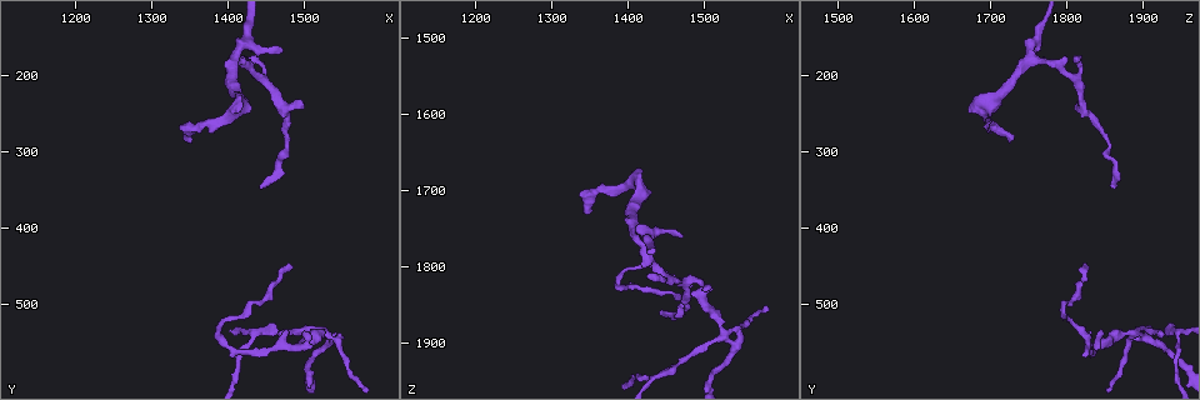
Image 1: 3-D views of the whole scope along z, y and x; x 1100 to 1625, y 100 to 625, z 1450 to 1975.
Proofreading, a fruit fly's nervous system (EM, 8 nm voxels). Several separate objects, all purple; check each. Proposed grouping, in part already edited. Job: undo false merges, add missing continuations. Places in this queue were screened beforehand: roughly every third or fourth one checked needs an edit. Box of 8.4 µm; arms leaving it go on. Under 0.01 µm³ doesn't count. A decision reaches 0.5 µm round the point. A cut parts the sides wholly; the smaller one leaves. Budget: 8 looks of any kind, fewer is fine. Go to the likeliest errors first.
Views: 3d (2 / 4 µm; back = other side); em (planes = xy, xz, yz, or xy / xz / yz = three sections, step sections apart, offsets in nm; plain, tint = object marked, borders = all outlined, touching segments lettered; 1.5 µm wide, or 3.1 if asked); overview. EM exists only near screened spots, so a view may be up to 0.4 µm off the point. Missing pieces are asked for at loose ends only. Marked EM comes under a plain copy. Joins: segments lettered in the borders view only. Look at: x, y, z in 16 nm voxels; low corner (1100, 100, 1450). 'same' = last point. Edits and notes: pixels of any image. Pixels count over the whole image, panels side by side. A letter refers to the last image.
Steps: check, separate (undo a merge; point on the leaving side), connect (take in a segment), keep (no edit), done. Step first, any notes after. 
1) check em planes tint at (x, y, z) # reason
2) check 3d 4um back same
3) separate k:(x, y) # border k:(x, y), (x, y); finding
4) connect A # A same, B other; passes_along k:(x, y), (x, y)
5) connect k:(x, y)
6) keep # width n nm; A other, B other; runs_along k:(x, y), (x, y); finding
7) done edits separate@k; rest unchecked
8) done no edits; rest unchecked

check em xz step 8 tint at (1440, 340, 1860) # branch stops here

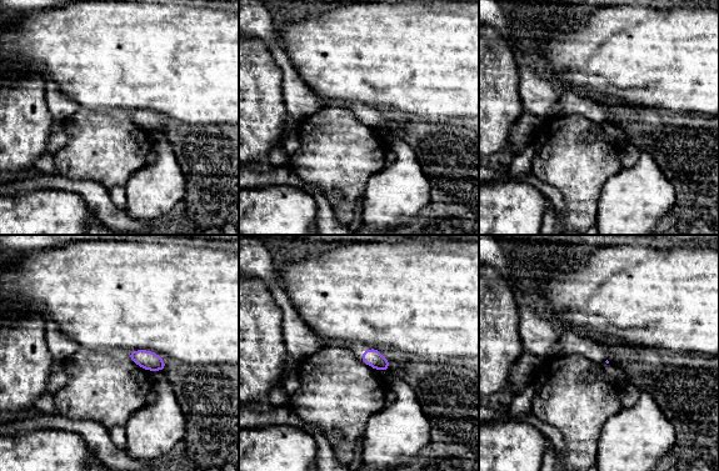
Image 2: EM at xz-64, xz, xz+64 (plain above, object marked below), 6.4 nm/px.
check em planes borders same

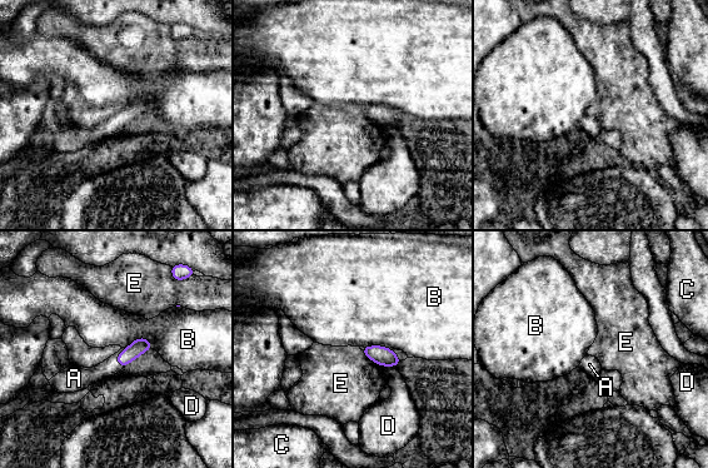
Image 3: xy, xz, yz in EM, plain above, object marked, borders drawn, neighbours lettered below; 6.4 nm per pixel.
connect A # width 100 nm; A same, B other, C other, D other, E other; passes_along 3:(139, 345), (116, 358), (83, 377); it goes on there

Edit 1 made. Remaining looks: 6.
check overview

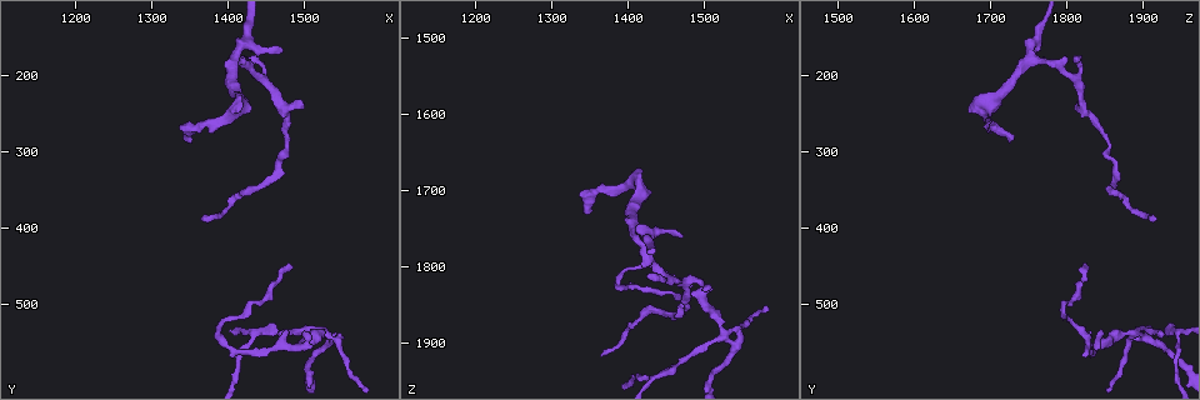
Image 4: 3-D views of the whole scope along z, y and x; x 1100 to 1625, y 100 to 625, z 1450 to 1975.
check em xz step 4 tint at (1495, 235, 1825) # thin end

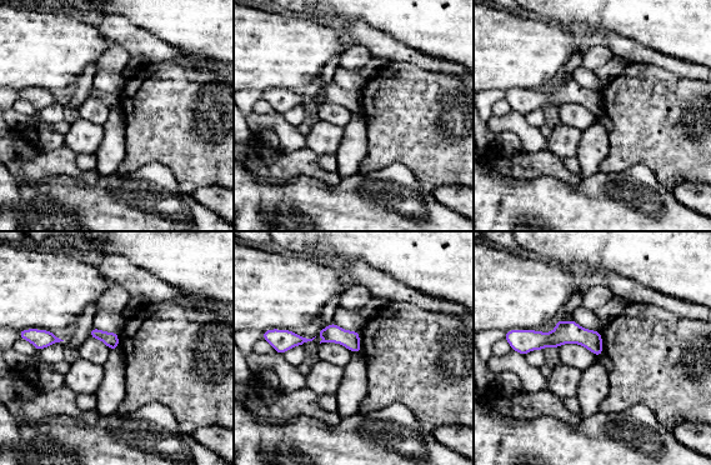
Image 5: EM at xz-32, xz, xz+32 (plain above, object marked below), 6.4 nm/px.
check em planes borders same # another direction

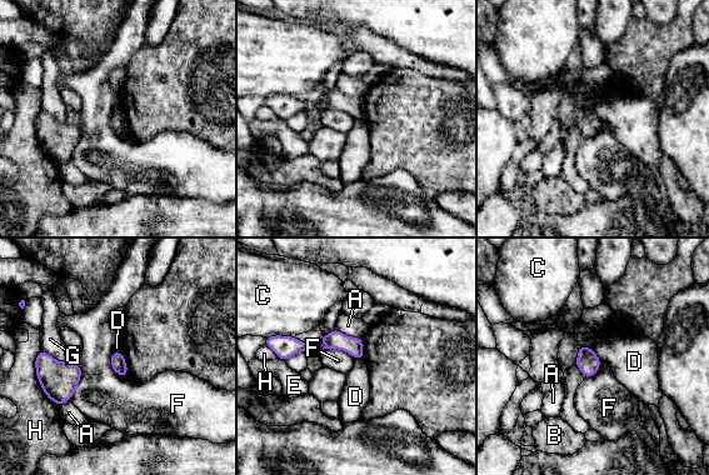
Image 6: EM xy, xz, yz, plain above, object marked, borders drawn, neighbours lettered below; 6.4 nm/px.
keep # width 100 nm; A other, B other, C other, D other, E other, F other, G other, H other; runs_along 6:(281, 351), (343, 341), (360, 355); no lettered segment goes on from it

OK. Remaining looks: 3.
done edits connect@3; rest unchecked

